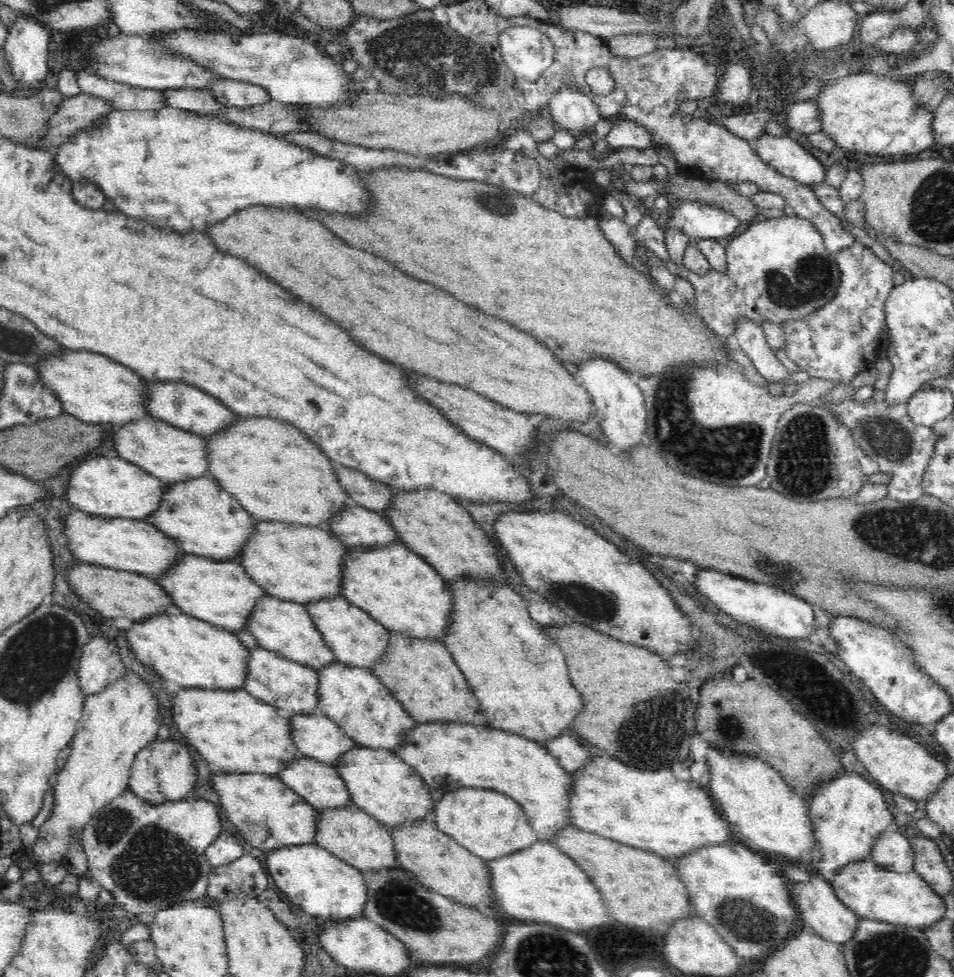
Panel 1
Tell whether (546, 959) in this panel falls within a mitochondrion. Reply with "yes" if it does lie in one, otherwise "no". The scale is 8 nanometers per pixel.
yes

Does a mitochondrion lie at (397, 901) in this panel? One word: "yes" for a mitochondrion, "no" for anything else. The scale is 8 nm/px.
yes

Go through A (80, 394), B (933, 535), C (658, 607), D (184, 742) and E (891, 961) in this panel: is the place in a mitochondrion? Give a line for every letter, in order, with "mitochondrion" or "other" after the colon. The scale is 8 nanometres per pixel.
A: other
B: mitochondrion
C: other
D: other
E: mitochondrion

